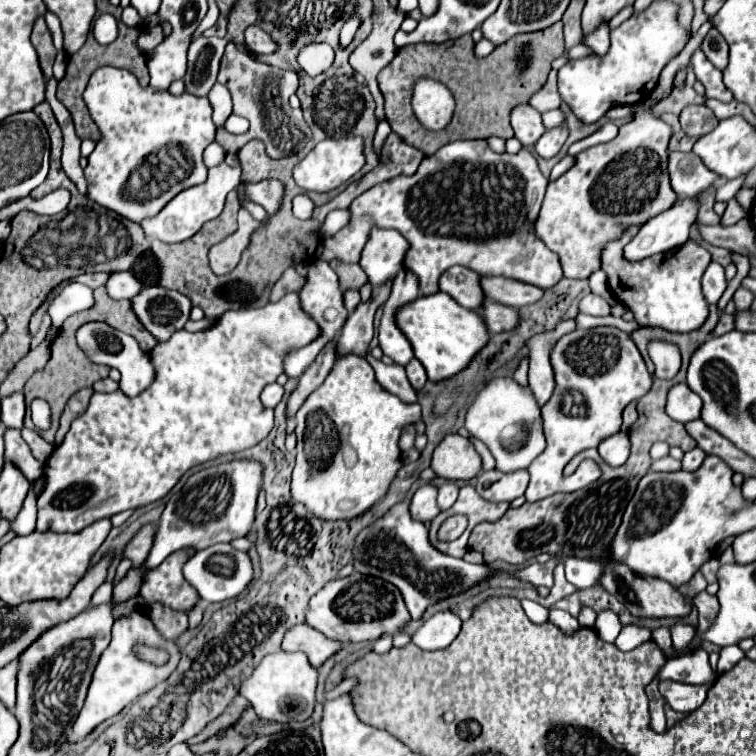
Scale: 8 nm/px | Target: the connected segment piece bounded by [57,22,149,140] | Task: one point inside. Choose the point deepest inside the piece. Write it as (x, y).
(123, 53)

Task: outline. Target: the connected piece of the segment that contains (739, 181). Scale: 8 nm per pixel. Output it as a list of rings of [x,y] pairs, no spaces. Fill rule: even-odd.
[[[745,174],[739,176],[739,178],[733,178],[733,180],[723,180],[717,186],[717,200],[723,200],[723,202],[731,200],[733,194],[743,186],[743,182],[745,182]]]

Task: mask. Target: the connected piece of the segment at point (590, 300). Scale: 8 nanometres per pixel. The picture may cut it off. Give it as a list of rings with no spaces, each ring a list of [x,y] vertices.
[[[587,294],[587,296],[581,300],[579,312],[581,312],[581,314],[591,314],[591,316],[609,316],[609,314],[611,314],[611,312],[609,312],[609,304],[607,304],[603,298],[595,296],[595,294]]]

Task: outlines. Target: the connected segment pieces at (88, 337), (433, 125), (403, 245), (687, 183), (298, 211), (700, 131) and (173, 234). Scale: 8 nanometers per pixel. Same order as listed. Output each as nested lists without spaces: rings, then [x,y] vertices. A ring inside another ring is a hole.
[[[89,322],[83,324],[83,328],[77,330],[77,344],[81,346],[81,350],[85,352],[85,356],[95,362],[95,364],[107,364],[113,366],[121,372],[121,382],[119,388],[123,390],[125,396],[135,396],[139,392],[143,392],[147,386],[151,386],[153,378],[155,378],[155,370],[149,362],[147,352],[143,352],[139,348],[139,344],[135,340],[131,340],[131,336],[103,324],[103,322]]]
[[[423,76],[417,78],[413,84],[411,106],[423,128],[443,130],[451,122],[455,110],[455,98],[445,84]]]
[[[373,228],[359,262],[369,276],[369,282],[373,286],[379,286],[395,280],[395,272],[403,268],[403,254],[407,248],[407,240],[397,230]]]
[[[669,152],[669,176],[671,188],[681,198],[699,198],[719,180],[693,152]]]
[[[295,196],[293,198],[293,214],[295,214],[295,218],[311,220],[313,208],[315,208],[315,204],[311,202],[311,198],[307,198],[307,196]]]
[[[699,104],[699,106],[687,106],[681,112],[679,120],[681,120],[681,126],[683,126],[685,134],[689,134],[693,138],[699,138],[699,136],[715,130],[717,124],[719,124],[715,114],[707,106],[703,106],[703,104]]]
[[[219,164],[219,166],[209,168],[209,176],[207,176],[207,180],[203,184],[179,192],[179,196],[175,196],[157,216],[147,218],[147,220],[141,222],[141,228],[143,228],[145,236],[149,240],[161,240],[161,242],[167,242],[167,244],[185,242],[187,238],[197,234],[199,228],[205,222],[209,222],[209,220],[213,220],[213,218],[217,218],[221,214],[223,204],[225,204],[225,196],[241,182],[239,176],[241,176],[241,170],[231,168],[227,164]]]

